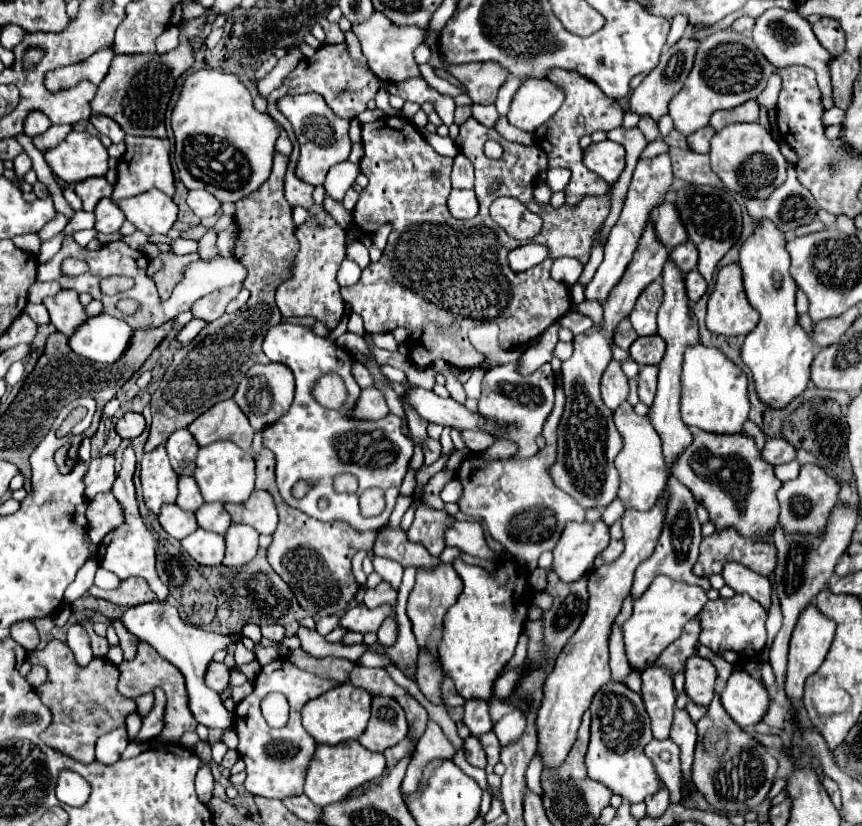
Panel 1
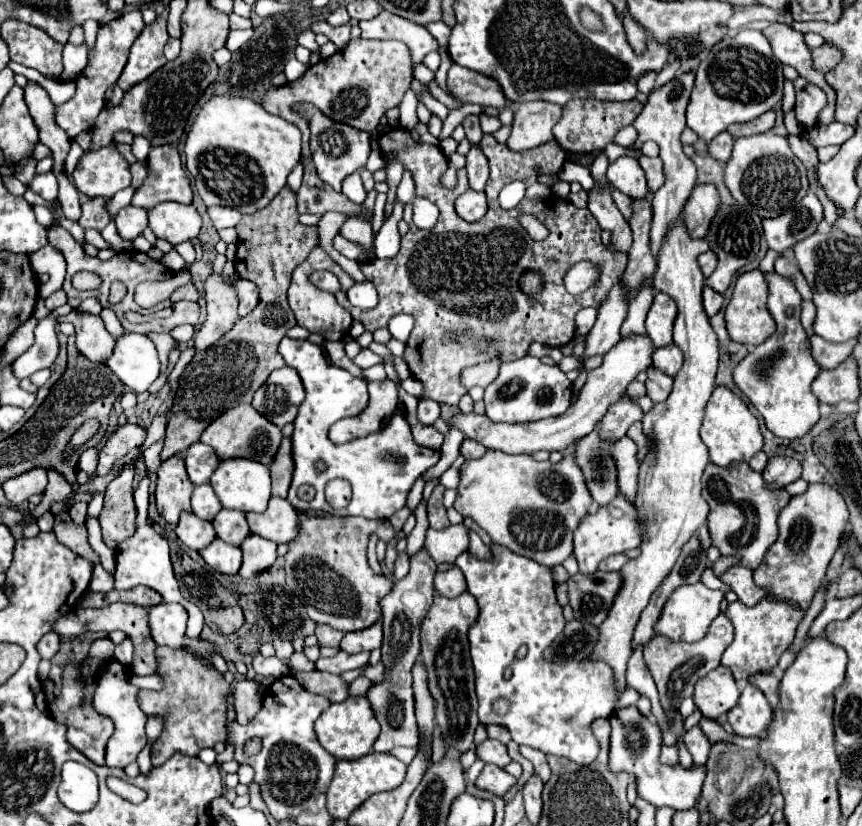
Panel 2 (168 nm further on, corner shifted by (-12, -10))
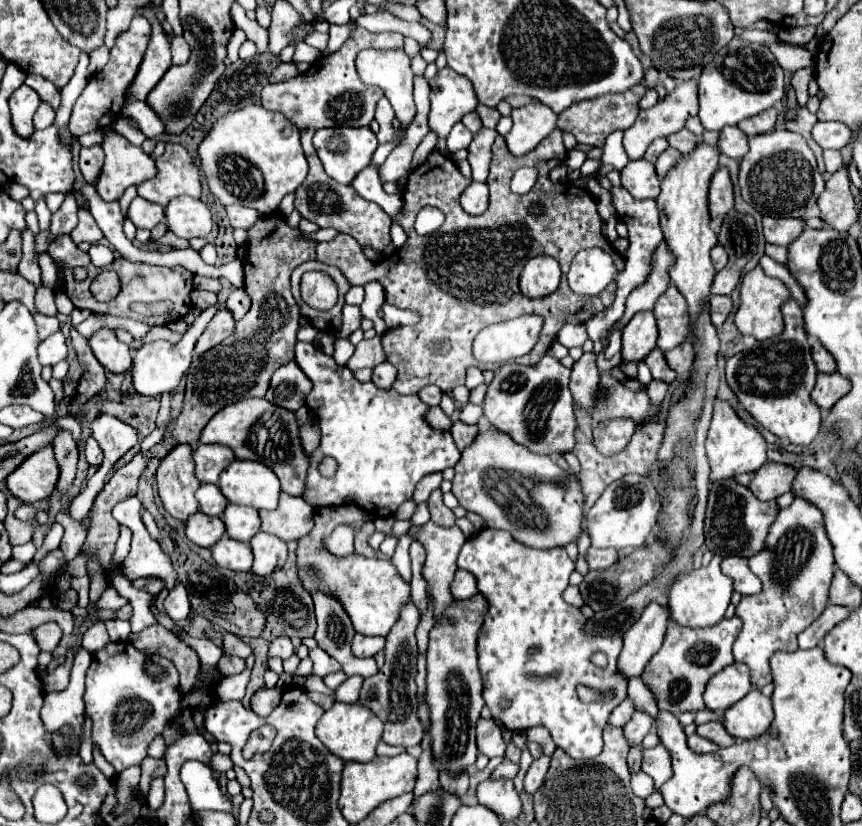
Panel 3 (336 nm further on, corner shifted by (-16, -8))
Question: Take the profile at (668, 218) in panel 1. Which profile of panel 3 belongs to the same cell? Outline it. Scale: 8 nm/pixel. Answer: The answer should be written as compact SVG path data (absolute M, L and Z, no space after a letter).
M718 168L716 174L710 180L708 206L710 206L710 218L726 214L734 206L732 182L730 182L730 176L728 176L726 168Z

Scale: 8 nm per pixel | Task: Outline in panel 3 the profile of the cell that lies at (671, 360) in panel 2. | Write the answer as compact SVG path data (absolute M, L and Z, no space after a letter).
M682 342L680 346L664 352L668 366L678 374L678 376L686 376L694 364L694 348L690 342Z

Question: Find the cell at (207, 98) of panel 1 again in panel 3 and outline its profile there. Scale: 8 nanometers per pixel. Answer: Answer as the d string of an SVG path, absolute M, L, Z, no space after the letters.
M248 104L218 118L198 146L202 172L210 192L224 204L240 204L272 214L288 192L294 192L308 174L298 128L280 112Z

